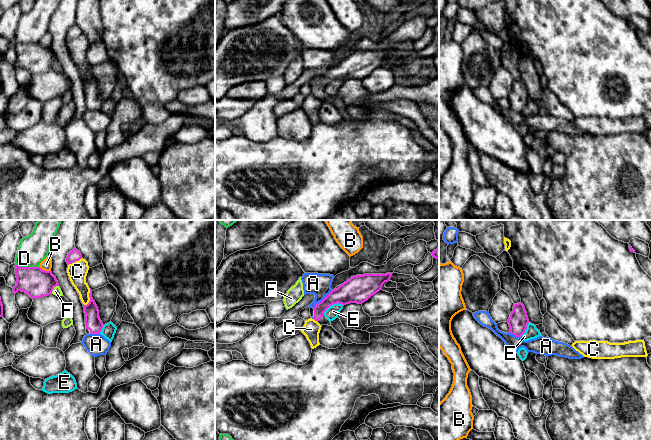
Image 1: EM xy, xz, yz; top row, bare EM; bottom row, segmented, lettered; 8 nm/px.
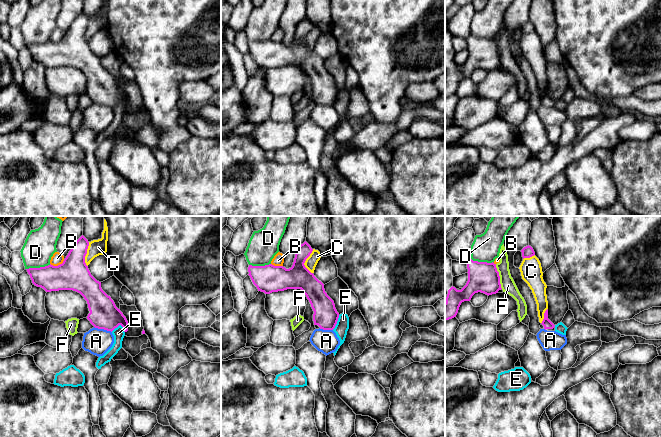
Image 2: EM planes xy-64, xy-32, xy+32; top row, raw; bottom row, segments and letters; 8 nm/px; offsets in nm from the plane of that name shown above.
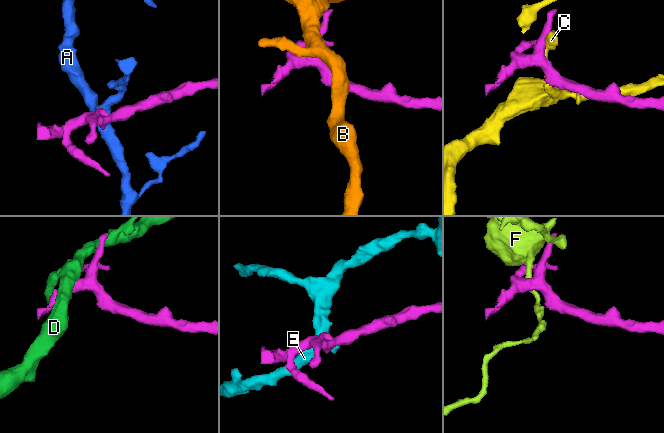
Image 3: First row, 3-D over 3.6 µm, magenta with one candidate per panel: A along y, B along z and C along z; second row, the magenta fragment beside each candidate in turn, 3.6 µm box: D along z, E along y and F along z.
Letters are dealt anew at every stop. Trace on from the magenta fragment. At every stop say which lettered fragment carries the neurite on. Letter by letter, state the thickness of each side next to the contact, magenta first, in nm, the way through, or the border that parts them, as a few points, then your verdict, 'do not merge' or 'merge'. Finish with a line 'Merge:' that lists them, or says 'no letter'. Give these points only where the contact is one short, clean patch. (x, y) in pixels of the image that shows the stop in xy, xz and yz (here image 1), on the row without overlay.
A: 190/180 nm | along xz (332, 66), (313, 84) | do not merge
B: 240/90 nm | do not merge
C: 130/160 nm | do not merge
D: 240/240 nm | do not merge
E: 220/100 nm | along xz (343, 81), (333, 79), (323, 91) | do not merge
F: 240/70 nm | along xy (58, 61), (51, 69) | do not merge
Merge: no letter

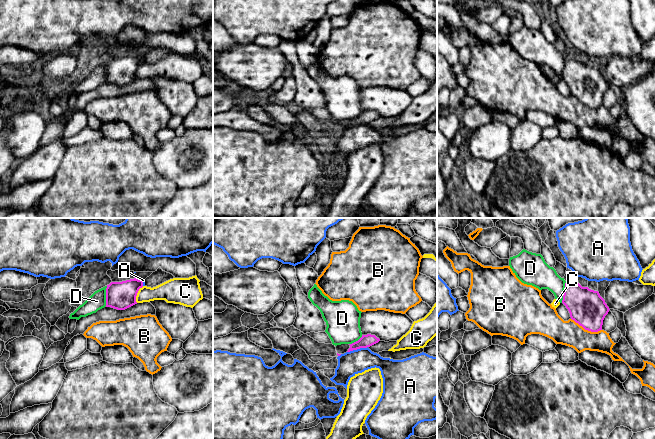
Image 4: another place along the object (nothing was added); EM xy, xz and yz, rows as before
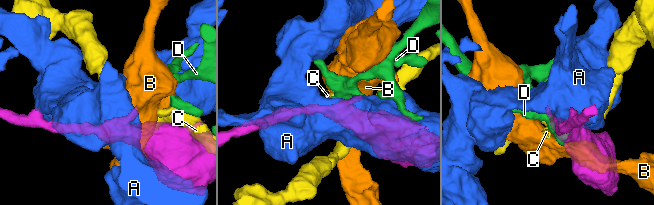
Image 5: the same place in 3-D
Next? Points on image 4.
A: 100/190 nm | do not merge
B: 280/200 nm | do not merge
C: 220/150 nm | do not merge
D: 280/220 nm | do not merge
Merge: no letter

